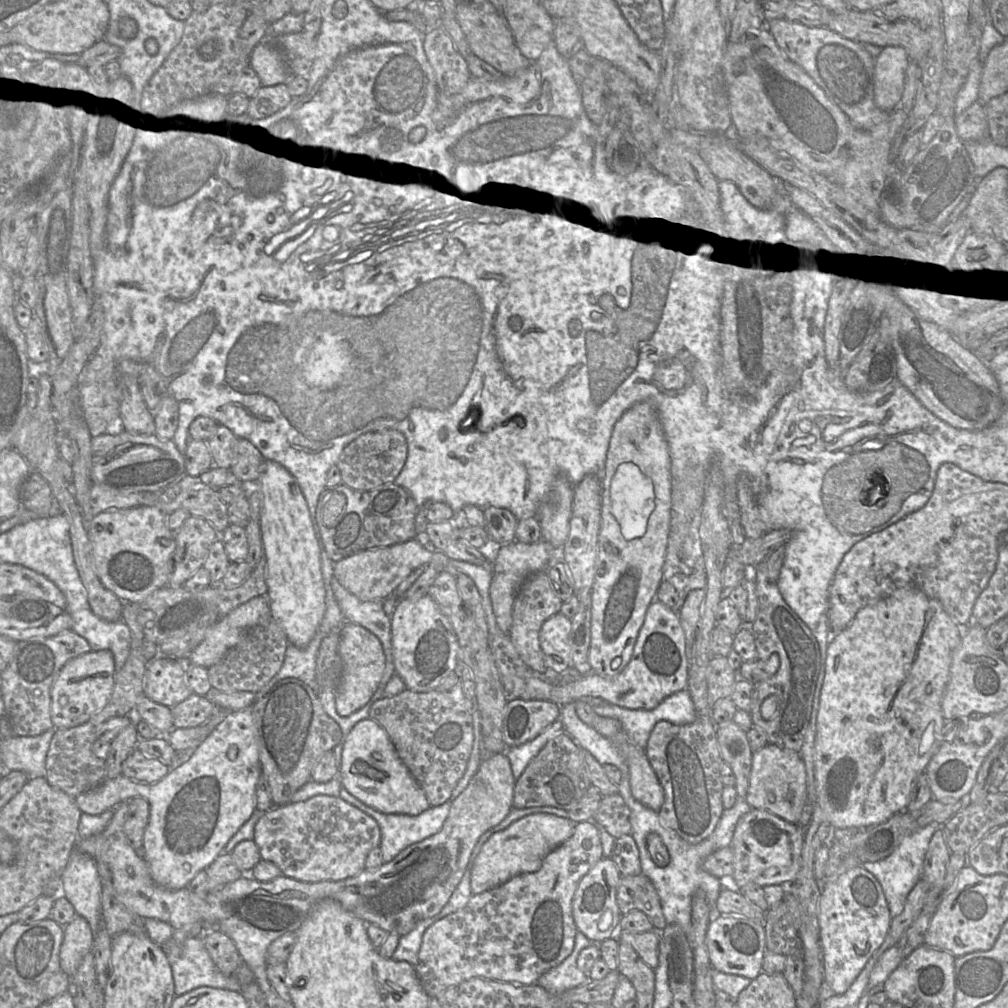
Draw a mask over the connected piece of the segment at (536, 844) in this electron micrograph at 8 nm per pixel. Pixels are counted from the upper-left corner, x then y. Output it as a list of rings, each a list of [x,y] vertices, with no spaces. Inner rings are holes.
[[[532,814],[493,833],[474,860],[470,882],[472,894],[495,888],[517,875],[538,871],[544,858],[573,835],[575,824],[551,814]]]

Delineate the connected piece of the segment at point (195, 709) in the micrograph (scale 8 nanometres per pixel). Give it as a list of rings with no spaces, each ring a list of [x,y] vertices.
[[[192,694],[170,709],[174,728],[191,728],[204,724],[216,707],[206,696]]]

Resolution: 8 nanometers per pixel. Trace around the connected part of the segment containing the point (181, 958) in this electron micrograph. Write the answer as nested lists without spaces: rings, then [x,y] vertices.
[[[187,936],[182,942],[180,955],[169,955],[168,960],[175,996],[202,986],[241,992],[235,976],[225,976],[218,970],[205,948],[202,936]]]

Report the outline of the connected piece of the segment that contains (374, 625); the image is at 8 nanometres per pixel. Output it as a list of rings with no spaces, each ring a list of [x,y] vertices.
[[[333,576],[331,588],[341,609],[344,620],[358,624],[373,633],[381,642],[385,655],[385,666],[379,683],[386,687],[395,673],[391,641],[391,618],[382,608],[384,600],[360,600]]]

